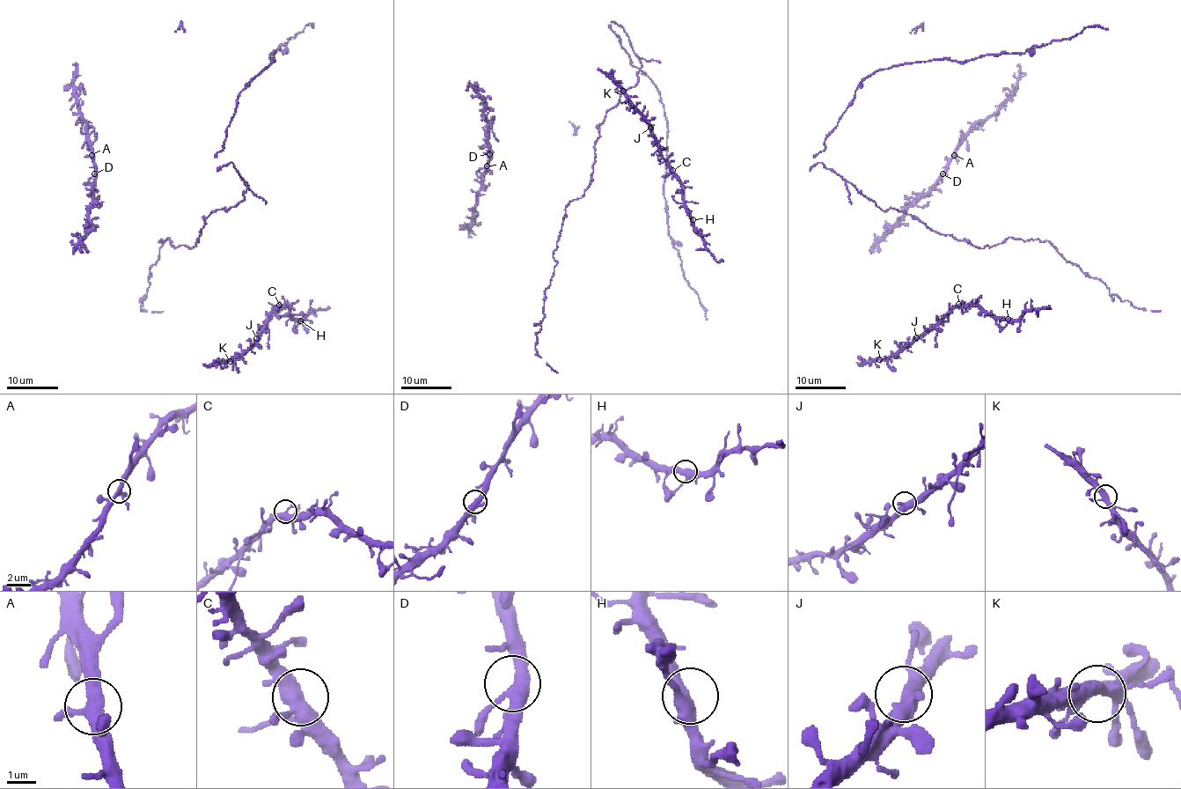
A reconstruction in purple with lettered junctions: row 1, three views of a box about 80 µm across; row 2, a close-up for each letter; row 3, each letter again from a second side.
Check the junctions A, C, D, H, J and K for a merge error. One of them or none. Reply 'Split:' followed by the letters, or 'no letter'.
Split: no letter

